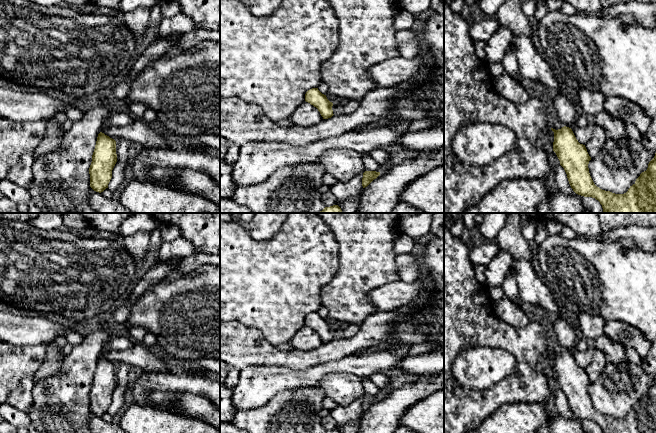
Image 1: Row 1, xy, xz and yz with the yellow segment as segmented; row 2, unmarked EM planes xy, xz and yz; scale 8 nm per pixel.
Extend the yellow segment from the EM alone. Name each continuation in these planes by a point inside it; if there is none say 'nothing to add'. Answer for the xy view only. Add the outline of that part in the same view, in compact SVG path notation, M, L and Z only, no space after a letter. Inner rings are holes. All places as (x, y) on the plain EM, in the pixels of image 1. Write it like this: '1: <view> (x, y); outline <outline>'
nothing to add

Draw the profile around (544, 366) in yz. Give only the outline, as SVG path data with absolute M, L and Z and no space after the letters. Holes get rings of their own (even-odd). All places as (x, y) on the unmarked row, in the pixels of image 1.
M541 356L539 358L537 371L549 377L553 375L553 366L550 364L548 356Z

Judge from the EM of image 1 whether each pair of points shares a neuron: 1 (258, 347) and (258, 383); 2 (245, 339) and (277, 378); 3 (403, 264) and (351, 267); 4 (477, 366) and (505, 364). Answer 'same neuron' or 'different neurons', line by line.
1: different neurons
2: different neurons
3: different neurons
4: same neuron

